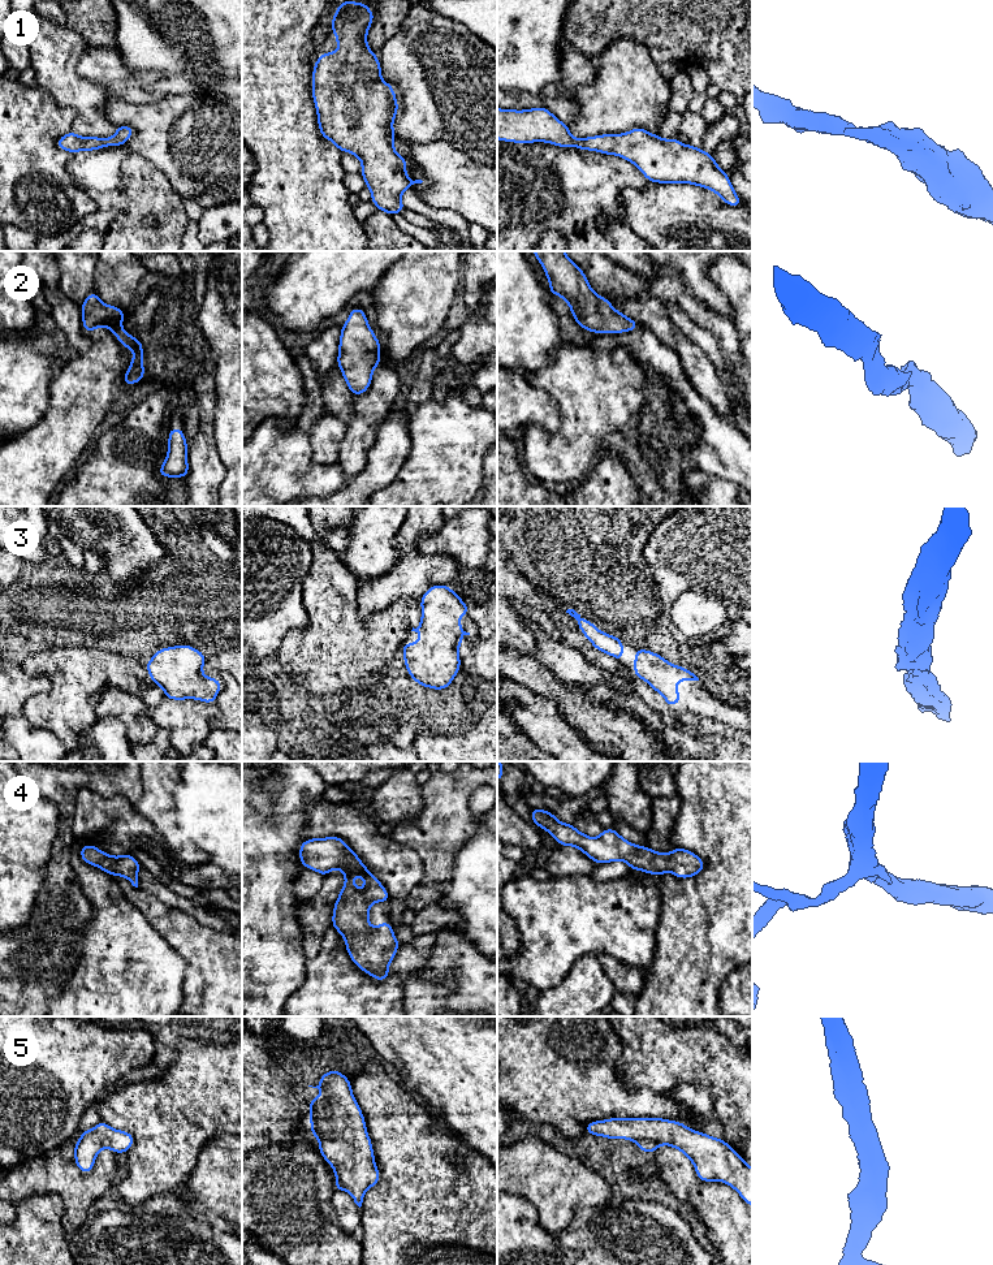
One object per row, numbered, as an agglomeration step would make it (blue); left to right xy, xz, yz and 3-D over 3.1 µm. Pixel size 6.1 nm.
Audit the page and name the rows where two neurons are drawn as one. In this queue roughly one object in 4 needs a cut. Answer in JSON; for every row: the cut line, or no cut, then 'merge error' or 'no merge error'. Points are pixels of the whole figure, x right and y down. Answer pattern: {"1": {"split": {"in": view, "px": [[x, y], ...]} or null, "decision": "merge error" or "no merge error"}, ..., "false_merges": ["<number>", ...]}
{"1": {"split": null, "decision": "no merge error"}, "2": {"split": null, "decision": "no merge error"}, "3": {"split": null, "decision": "no merge error"}, "4": {"split": null, "decision": "no merge error"}, "5": {"split": null, "decision": "no merge error"}, "false_merges": []}

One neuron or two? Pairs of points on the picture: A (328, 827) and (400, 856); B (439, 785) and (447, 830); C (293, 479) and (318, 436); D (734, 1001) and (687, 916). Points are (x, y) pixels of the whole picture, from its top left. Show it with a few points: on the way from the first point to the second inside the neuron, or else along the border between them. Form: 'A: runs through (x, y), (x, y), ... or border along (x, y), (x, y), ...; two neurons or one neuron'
A: runs through (346, 827), (354, 827), (381, 854); one neuron
B: runs through (445, 797), (445, 819); one neuron
C: border along (307, 435), (315, 461), (322, 463), (337, 462); two neurons
D: border along (738, 967), (722, 983), (717, 1002); two neurons

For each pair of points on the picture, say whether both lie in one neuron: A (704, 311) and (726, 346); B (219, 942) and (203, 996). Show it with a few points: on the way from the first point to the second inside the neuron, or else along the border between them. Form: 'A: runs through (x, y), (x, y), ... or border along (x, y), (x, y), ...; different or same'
A: runs through (712, 320), (726, 337); same
B: runs through (219, 955), (219, 980), (216, 983); same

